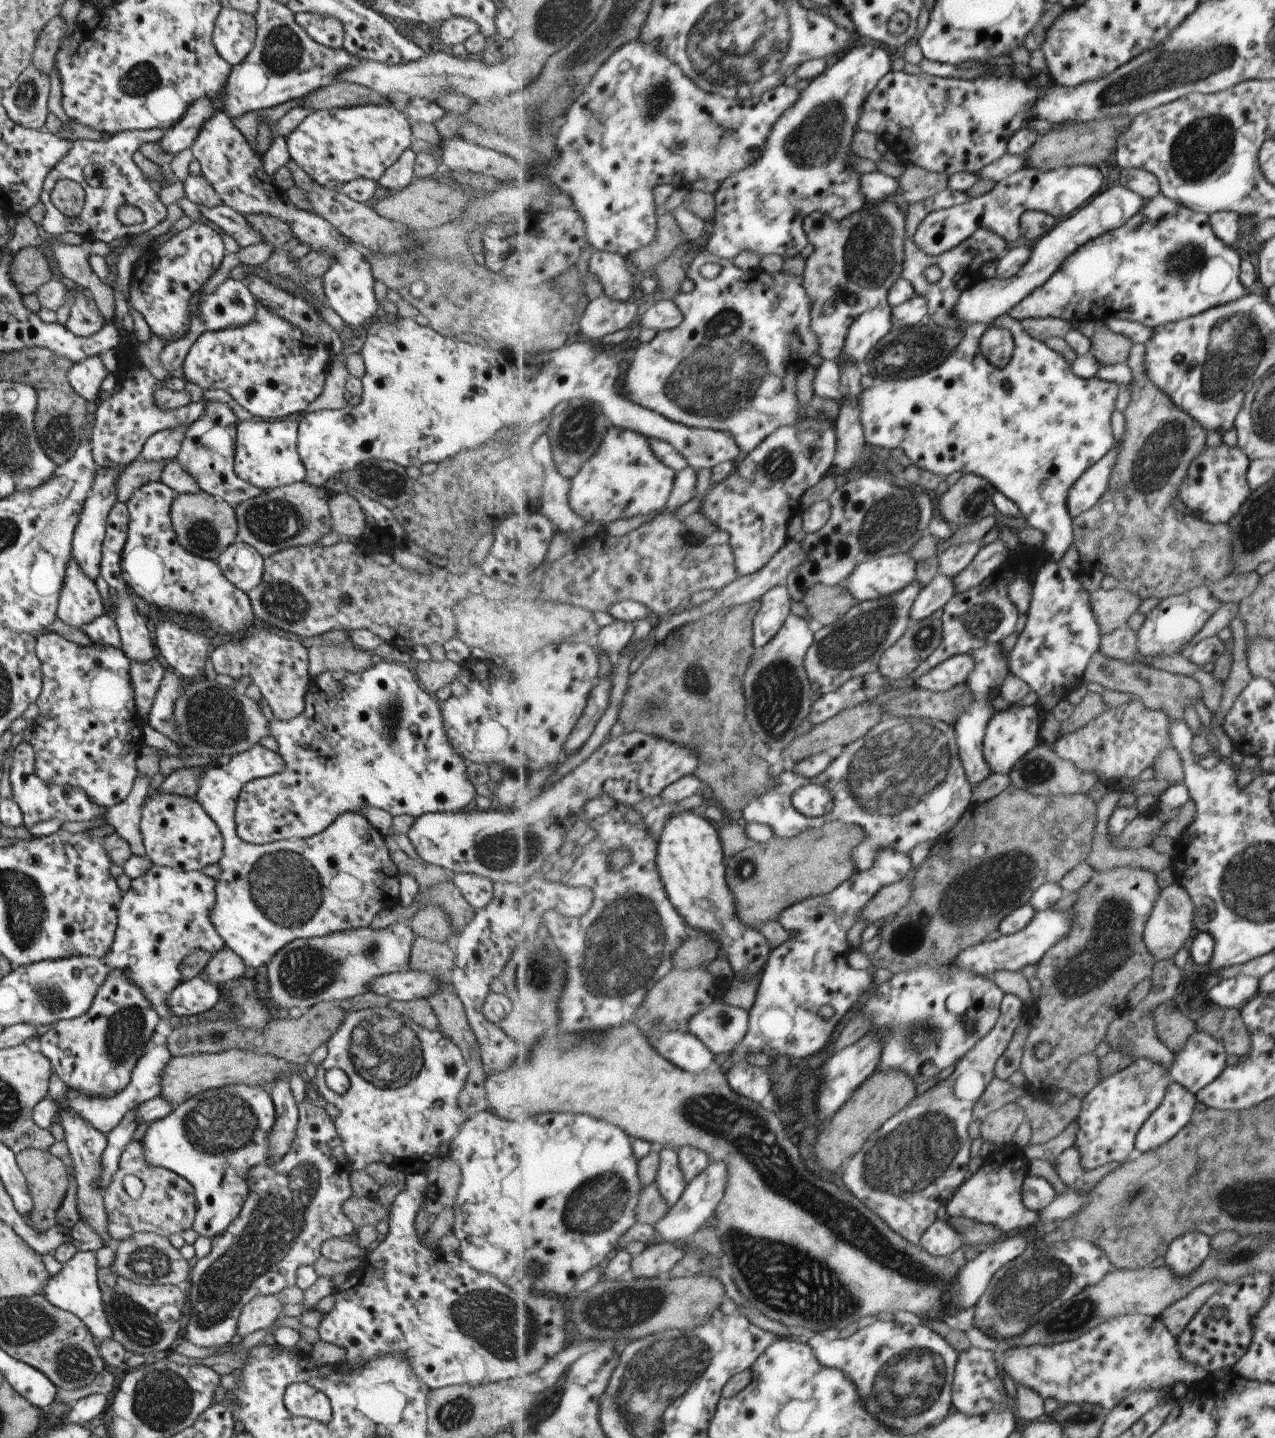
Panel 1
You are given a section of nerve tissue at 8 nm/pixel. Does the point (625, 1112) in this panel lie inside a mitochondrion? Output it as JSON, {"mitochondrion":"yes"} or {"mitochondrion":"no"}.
{"mitochondrion":"no"}

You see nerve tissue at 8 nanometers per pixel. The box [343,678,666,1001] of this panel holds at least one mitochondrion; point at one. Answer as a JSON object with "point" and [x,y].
{"point":[514,849]}

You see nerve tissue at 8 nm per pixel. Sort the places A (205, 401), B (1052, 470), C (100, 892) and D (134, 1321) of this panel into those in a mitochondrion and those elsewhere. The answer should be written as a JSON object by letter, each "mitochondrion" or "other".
{"A":"other","B":"other","C":"other","D":"mitochondrion"}

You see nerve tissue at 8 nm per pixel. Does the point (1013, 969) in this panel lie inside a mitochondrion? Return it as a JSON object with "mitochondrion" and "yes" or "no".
{"mitochondrion":"no"}

